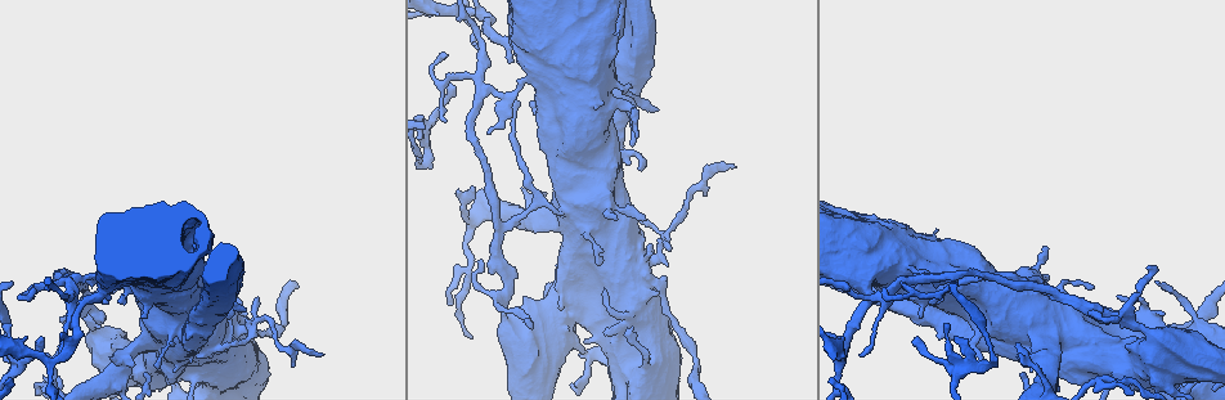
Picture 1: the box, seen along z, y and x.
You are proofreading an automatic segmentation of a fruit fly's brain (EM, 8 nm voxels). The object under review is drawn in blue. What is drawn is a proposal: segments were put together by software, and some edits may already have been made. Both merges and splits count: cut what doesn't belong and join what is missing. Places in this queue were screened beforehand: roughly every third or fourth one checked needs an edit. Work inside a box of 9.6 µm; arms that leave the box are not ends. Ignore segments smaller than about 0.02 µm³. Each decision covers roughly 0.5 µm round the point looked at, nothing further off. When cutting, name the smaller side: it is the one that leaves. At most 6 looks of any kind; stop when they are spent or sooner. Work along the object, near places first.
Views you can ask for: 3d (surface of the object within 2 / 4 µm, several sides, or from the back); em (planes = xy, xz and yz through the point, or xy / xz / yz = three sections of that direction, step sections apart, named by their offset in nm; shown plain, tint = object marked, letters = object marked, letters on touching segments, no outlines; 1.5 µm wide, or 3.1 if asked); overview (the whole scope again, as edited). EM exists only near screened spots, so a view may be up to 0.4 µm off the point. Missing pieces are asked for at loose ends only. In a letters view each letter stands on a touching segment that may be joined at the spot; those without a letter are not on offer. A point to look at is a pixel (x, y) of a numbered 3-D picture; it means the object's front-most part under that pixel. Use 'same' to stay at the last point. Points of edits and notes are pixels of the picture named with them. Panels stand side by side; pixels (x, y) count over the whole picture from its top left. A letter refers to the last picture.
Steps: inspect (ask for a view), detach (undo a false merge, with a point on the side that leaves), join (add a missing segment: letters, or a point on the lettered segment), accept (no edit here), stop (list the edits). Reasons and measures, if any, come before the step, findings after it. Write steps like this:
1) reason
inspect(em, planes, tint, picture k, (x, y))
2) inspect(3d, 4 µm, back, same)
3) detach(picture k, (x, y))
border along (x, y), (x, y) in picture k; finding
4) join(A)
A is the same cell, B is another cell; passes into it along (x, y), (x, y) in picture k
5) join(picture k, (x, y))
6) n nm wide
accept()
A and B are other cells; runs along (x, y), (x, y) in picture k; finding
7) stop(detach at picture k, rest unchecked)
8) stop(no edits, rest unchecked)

abrupt turn
inspect(3d, 2 µm, picture 1, (177, 386))

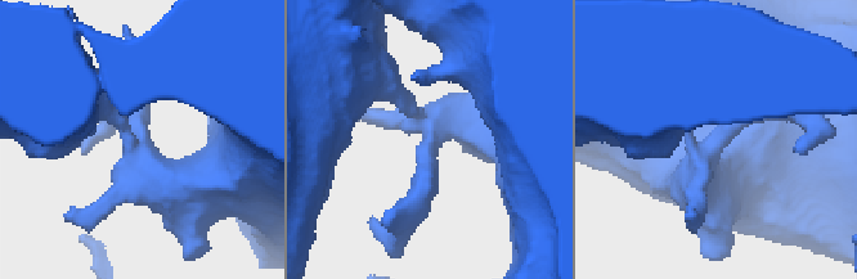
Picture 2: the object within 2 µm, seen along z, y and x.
now the EM
inspect(em, planes, tint, picture 2, (133, 124))

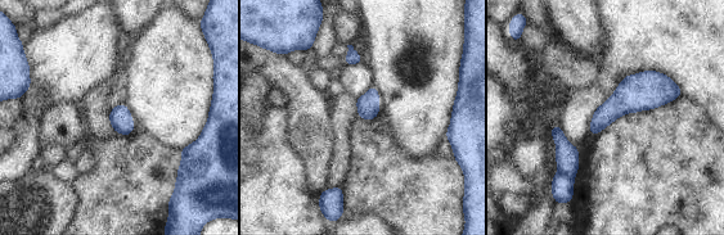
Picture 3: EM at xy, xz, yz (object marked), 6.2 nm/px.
what lies round it
inspect(em, planes, letters, same)

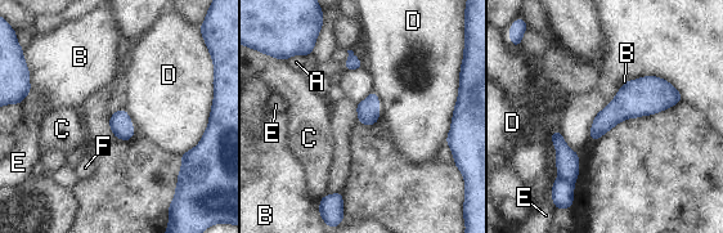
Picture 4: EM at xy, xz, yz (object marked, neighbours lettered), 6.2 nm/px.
D touches over 220 nm
detach(picture 4, (567, 161))
A, B, C, D, E and F are other cells; a second neuron is stuck on

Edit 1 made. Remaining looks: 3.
inspect(overview)

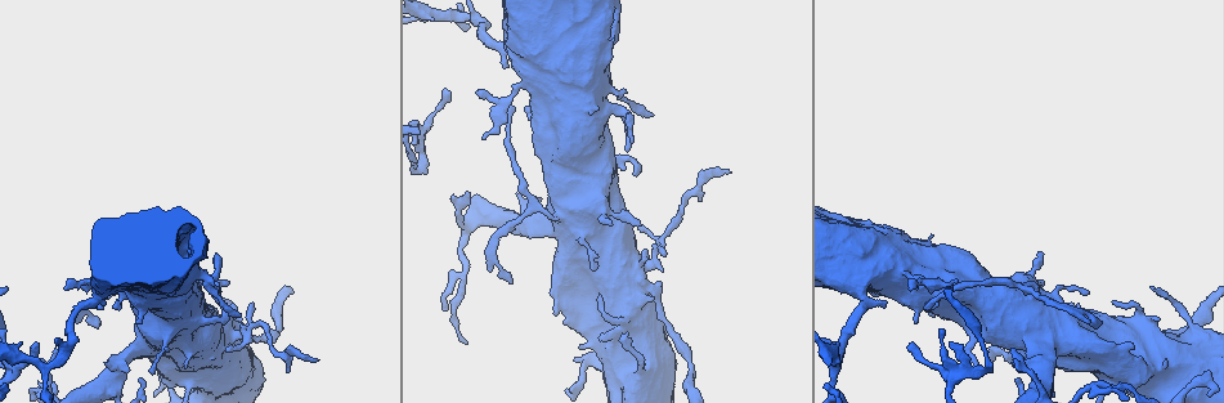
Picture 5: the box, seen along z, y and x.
inspect(3d, 4 µm, picture 5, (225, 351))

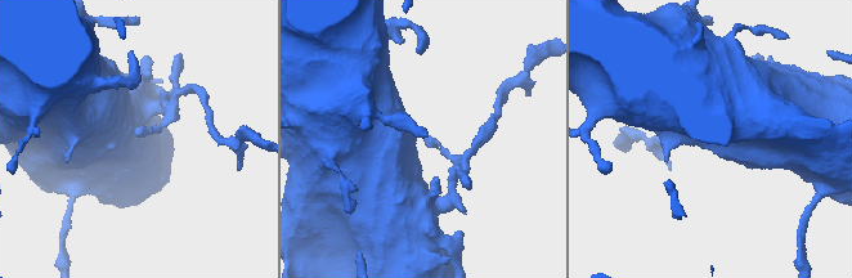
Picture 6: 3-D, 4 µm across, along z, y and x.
shape alone is not enough
inspect(em, planes, letters, picture 6, (426, 139))

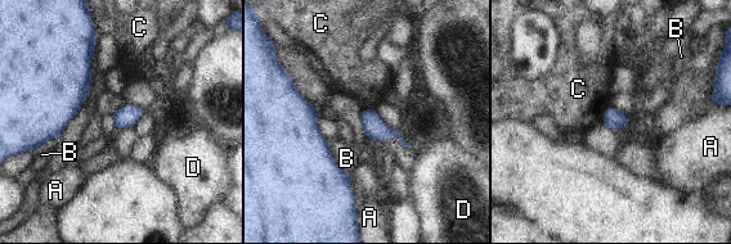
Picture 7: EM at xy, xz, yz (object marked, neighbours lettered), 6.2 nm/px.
120 nm wide
accept()
A, B, C and D are other cells; no lettered segment goes on from it

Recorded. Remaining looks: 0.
stop(detach at picture 4, rest unchecked)

